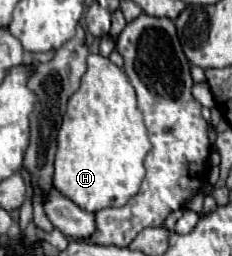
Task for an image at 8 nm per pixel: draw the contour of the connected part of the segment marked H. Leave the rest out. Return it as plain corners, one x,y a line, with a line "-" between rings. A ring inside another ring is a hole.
89,55
81,87
69,99
67,119
57,137
55,189
85,211
123,207
145,177
143,161
151,151
143,115
127,75
101,55

